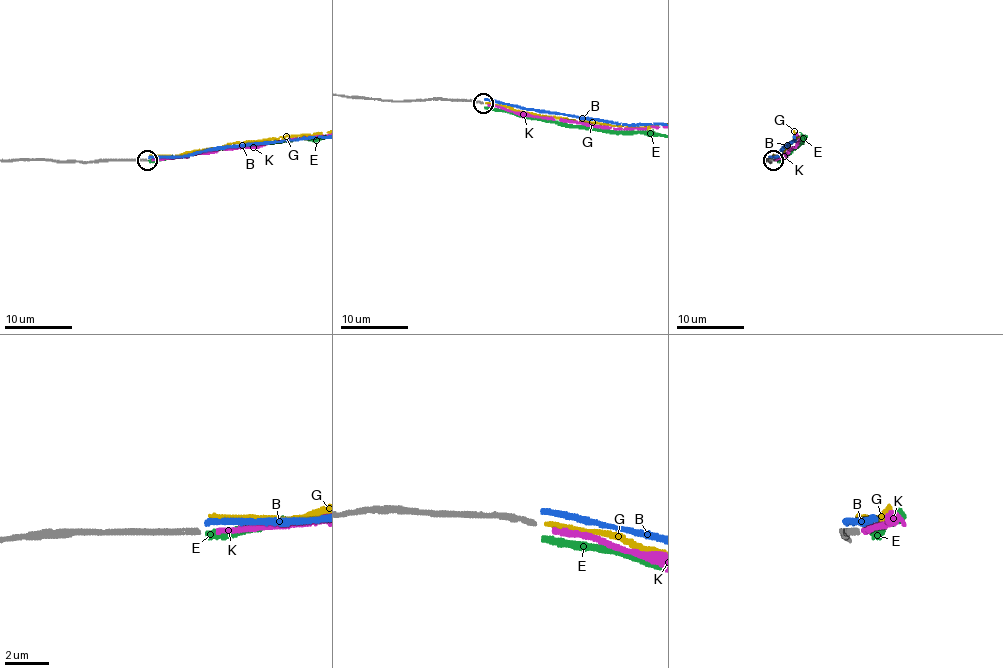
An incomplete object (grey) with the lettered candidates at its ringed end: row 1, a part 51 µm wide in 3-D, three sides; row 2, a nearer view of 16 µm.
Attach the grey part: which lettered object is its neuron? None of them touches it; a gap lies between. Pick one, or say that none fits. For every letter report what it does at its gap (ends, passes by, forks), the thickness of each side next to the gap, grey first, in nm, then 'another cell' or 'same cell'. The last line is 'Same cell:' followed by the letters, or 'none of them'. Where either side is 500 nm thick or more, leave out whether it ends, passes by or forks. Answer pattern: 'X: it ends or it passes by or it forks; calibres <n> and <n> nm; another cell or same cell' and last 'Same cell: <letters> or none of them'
B: it ends; calibres 220 and 240 nm; another cell
E: it ends; calibres 220 and 280 nm; another cell
G: it ends; calibres 220 and 260 nm; another cell
K: it ends; calibres 220 and 240 nm; same cell
Same cell: K

